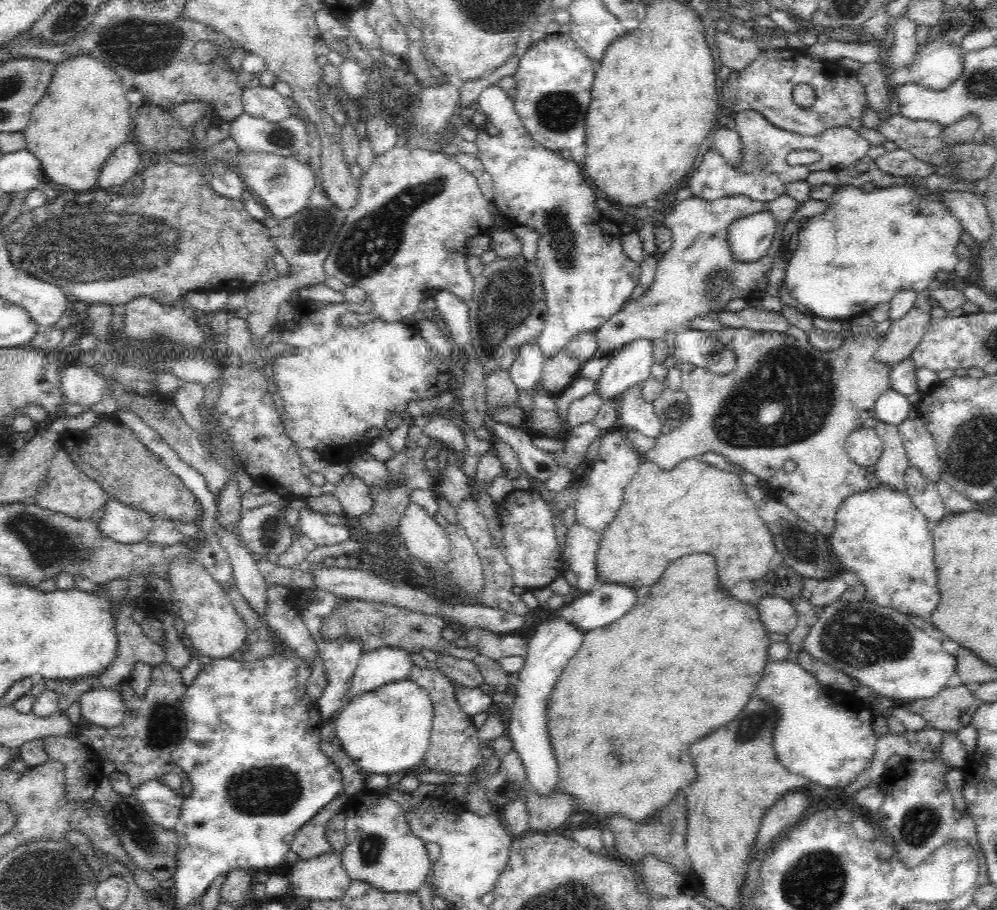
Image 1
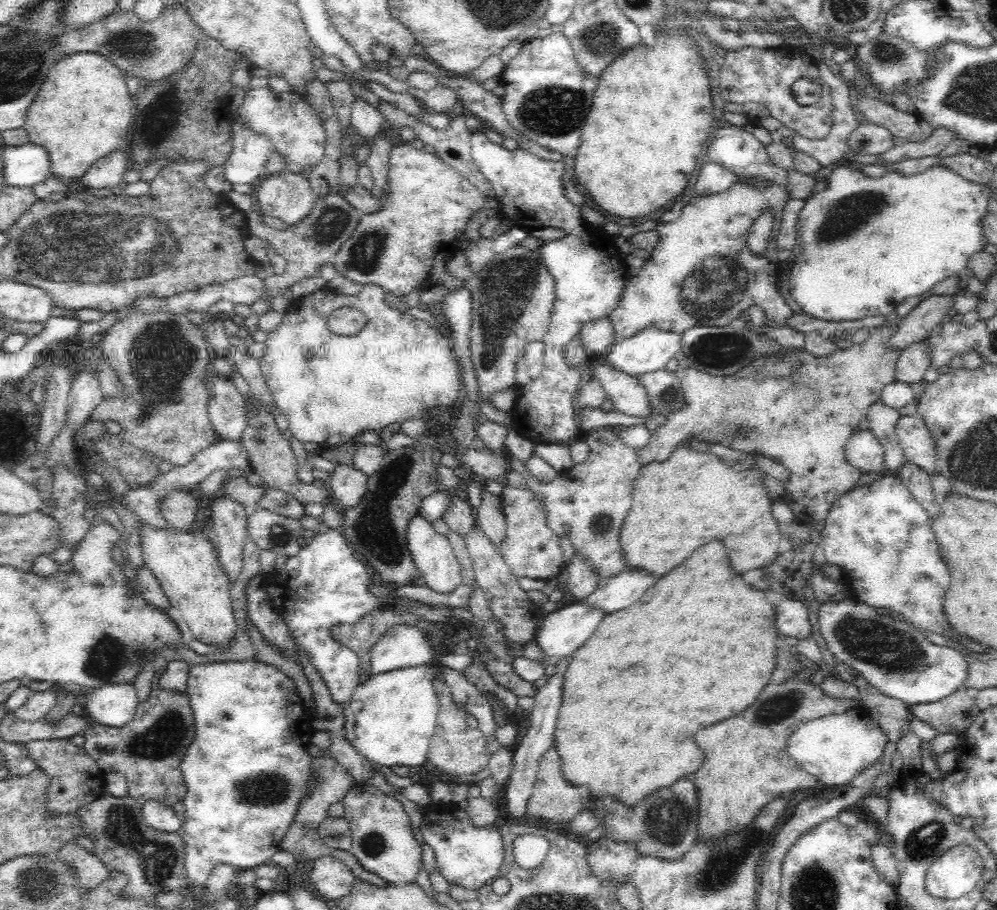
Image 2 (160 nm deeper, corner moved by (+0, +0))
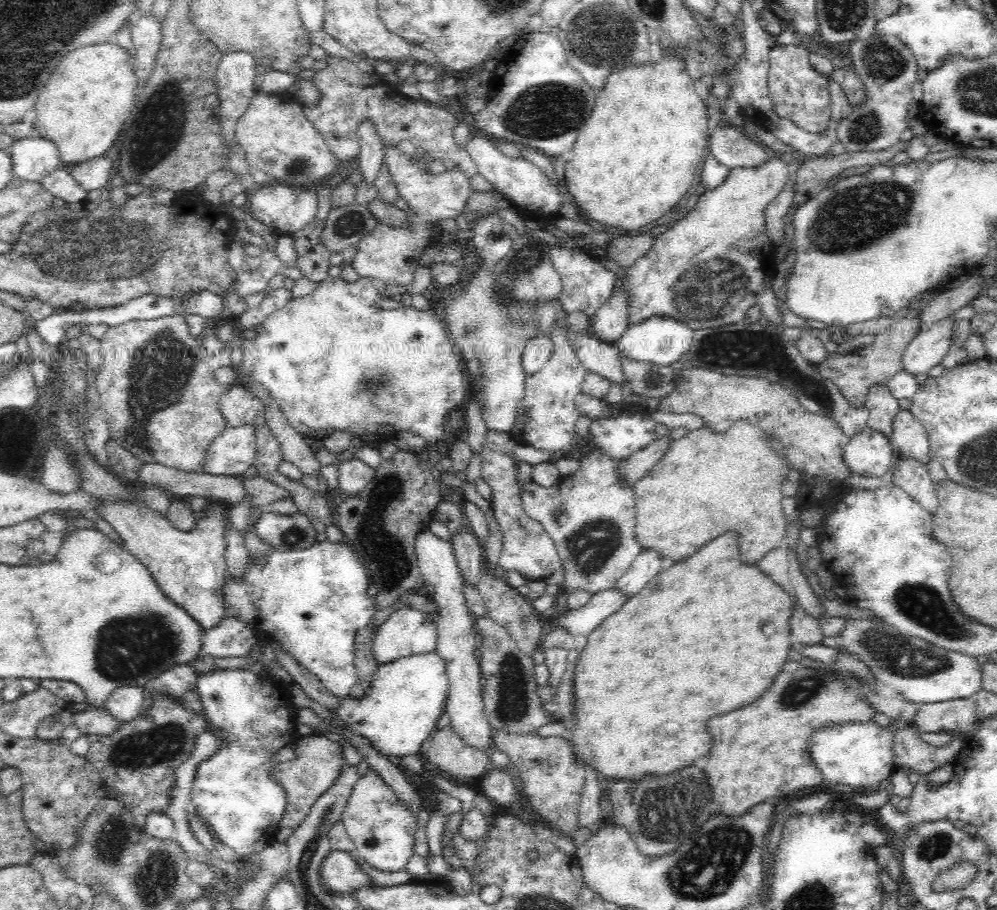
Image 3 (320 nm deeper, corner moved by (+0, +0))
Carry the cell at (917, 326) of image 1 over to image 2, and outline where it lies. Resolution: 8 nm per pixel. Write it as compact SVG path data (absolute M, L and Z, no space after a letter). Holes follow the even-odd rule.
M930 295L928 299L922 300L895 328L890 347L902 351L928 338L931 331L940 326L944 317L954 308L954 300L955 295Z

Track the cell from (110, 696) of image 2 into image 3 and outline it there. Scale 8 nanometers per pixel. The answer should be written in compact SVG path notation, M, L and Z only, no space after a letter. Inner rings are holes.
M123 686L112 692L104 707L114 718L127 722L142 714L144 699L143 687Z

